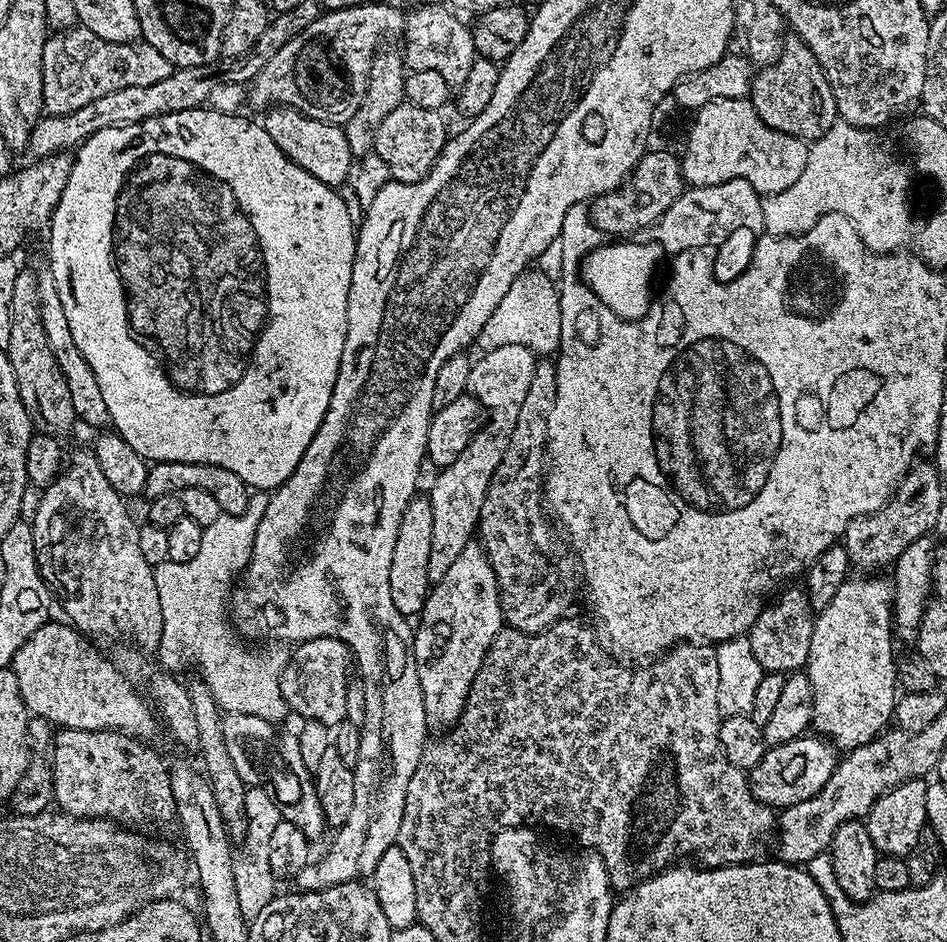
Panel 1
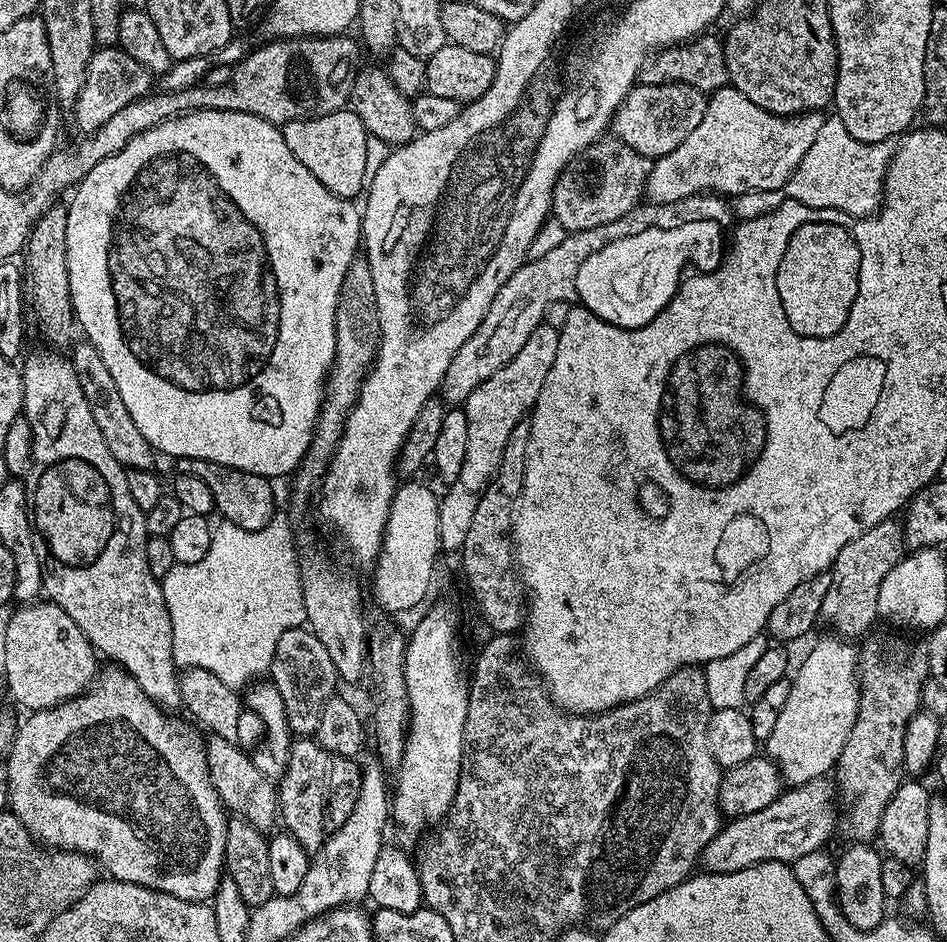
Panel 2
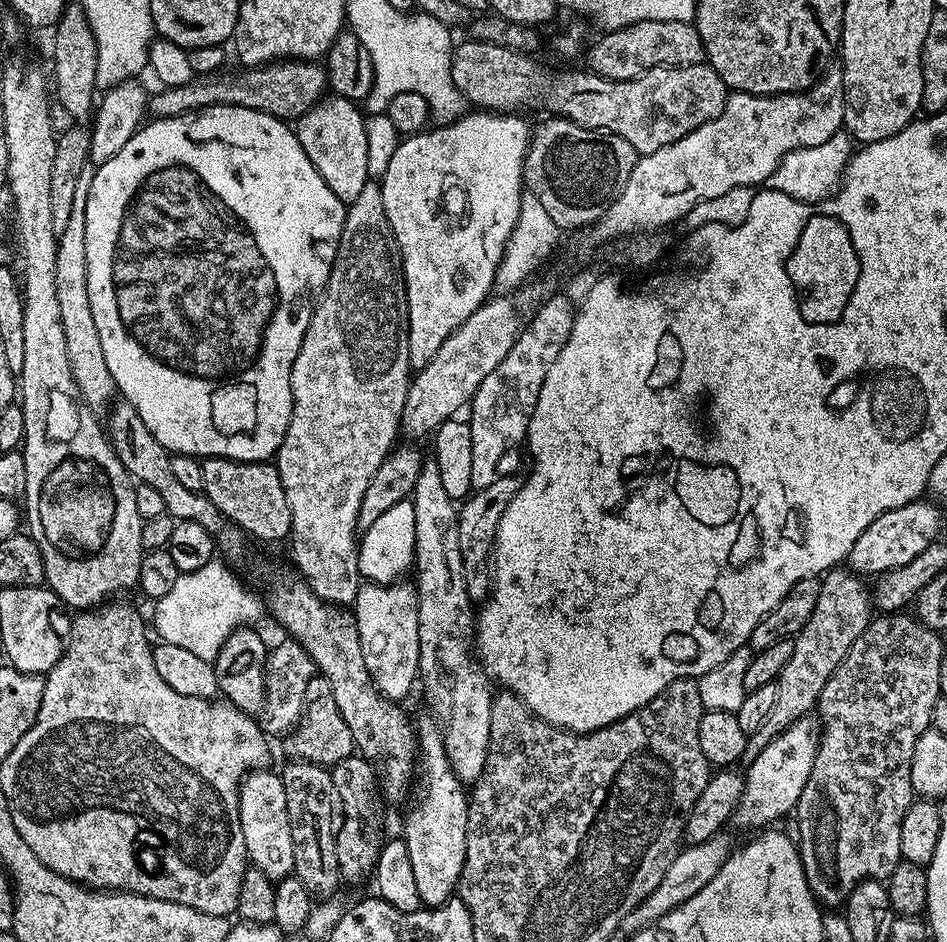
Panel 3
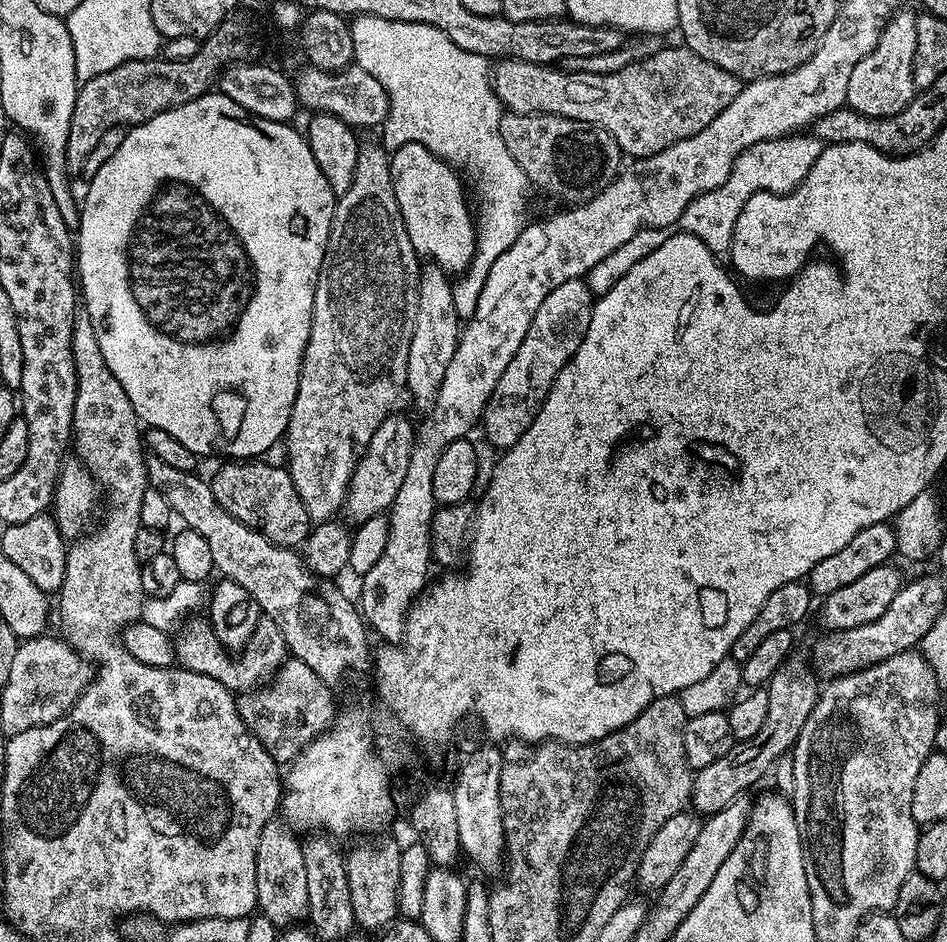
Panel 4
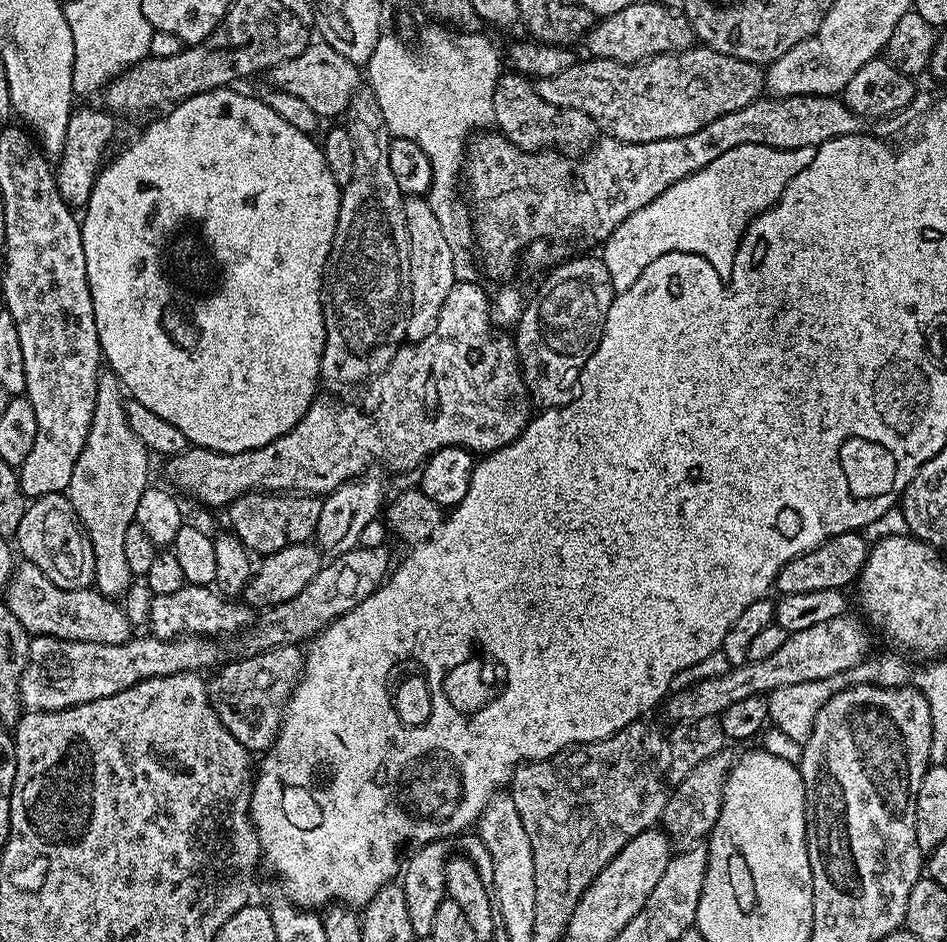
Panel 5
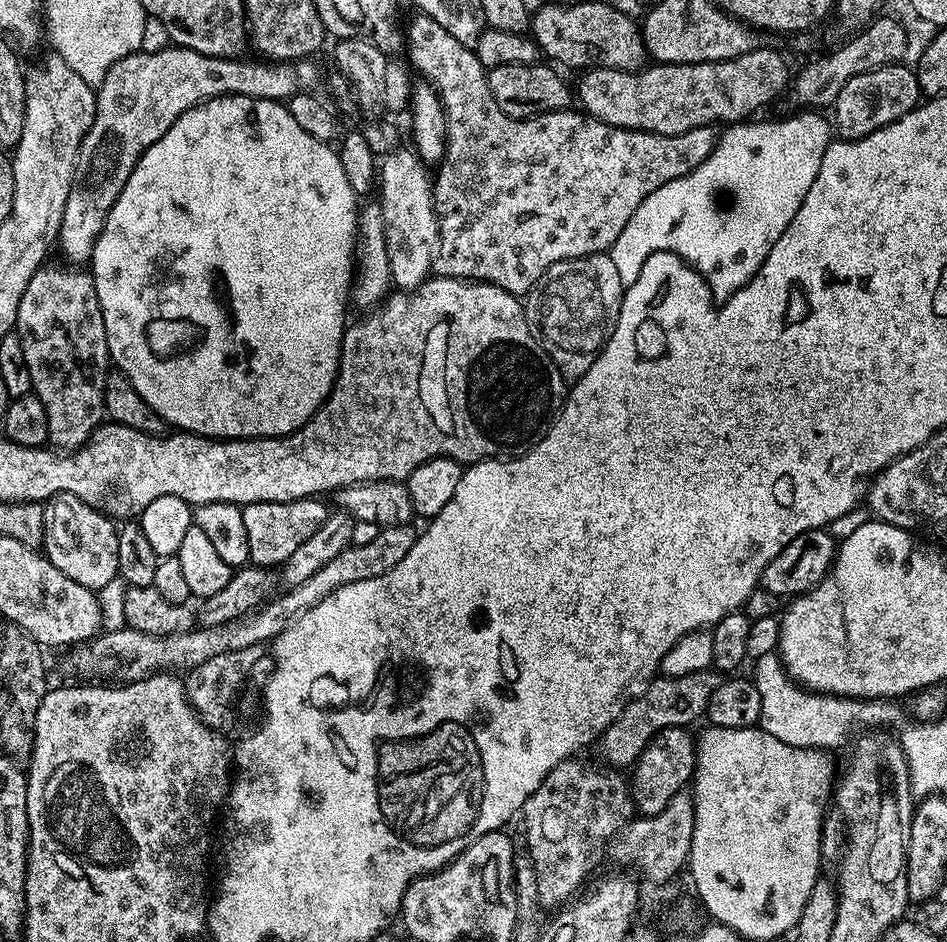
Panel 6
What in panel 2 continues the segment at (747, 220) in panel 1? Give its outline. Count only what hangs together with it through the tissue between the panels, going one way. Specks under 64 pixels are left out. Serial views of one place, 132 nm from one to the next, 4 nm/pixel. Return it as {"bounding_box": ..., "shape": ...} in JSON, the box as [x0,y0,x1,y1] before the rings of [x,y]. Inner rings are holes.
{"bounding_box":[439,194,730,406],"shape":[[[716,194],[687,196],[678,202],[665,204],[641,202],[626,214],[622,214],[622,218],[614,218],[614,222],[606,222],[602,226],[594,226],[581,232],[568,232],[562,238],[562,243],[543,258],[525,260],[523,266],[514,270],[514,274],[510,274],[502,290],[498,290],[478,330],[474,330],[474,334],[470,334],[470,338],[462,342],[454,358],[450,358],[450,366],[446,370],[444,381],[439,386],[443,399],[452,406],[463,405],[464,401],[470,398],[470,394],[474,394],[474,390],[478,390],[478,386],[482,386],[482,382],[490,378],[490,374],[498,374],[498,370],[502,370],[502,366],[506,366],[506,362],[510,362],[510,358],[514,358],[514,354],[518,354],[518,350],[526,346],[526,338],[534,334],[539,324],[545,323],[548,307],[555,300],[575,301],[577,299],[575,275],[578,274],[580,264],[595,251],[601,250],[610,242],[633,237],[634,234],[655,227],[670,230],[671,227],[703,219],[723,221],[724,215],[727,217],[730,212],[729,205],[723,202],[725,203]]]}

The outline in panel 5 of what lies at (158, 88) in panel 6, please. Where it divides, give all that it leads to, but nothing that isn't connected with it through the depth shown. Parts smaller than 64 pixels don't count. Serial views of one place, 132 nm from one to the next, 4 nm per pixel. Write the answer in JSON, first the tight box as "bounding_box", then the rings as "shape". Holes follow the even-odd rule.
{"bounding_box":[270,42,362,118],"shape":[[[312,42],[306,50],[302,50],[302,54],[298,54],[298,58],[290,58],[271,68],[270,84],[273,89],[285,91],[286,94],[297,97],[299,101],[306,102],[319,118],[325,116],[340,118],[348,111],[348,103],[361,87],[362,76],[356,72],[359,72],[357,65],[342,58],[338,50],[323,42]]]}

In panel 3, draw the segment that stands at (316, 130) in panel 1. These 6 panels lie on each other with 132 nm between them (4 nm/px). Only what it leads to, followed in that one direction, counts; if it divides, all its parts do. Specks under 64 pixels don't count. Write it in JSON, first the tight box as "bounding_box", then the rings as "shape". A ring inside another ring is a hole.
{"bounding_box":[294,94,370,202],"shape":[[[328,94],[294,124],[298,142],[302,142],[302,150],[306,150],[306,158],[314,162],[314,170],[322,174],[322,182],[345,202],[358,198],[362,186],[370,182],[366,170],[366,116],[356,108],[359,107],[353,101]]]}

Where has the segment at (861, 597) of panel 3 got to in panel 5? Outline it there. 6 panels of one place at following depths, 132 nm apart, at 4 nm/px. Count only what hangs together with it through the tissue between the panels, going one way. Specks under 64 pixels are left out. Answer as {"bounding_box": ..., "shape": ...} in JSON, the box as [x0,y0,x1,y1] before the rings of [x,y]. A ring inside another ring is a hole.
{"bounding_box":[662,750,734,850],"shape":[[[725,750],[706,758],[706,762],[698,762],[698,766],[694,766],[694,770],[690,770],[690,774],[686,774],[686,778],[682,778],[682,782],[675,785],[669,795],[662,817],[662,831],[672,841],[673,849],[683,850],[703,845],[712,833],[724,801],[724,779],[728,777],[734,763],[734,756],[730,752]]]}

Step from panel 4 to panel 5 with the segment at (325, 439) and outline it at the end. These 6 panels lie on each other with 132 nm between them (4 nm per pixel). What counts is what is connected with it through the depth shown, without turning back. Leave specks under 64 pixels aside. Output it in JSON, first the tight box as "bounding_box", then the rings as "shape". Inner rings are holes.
{"bounding_box":[320,91,412,384],"shape":[[[357,91],[342,117],[342,127],[350,134],[350,142],[354,142],[354,175],[348,184],[343,185],[340,193],[338,226],[334,230],[328,267],[324,269],[322,299],[326,338],[320,363],[320,380],[329,380],[332,384],[356,384],[359,380],[364,382],[373,374],[383,372],[397,348],[405,343],[412,299],[410,250],[404,217],[405,197],[394,178],[394,170],[390,170],[392,140],[372,91]]]}

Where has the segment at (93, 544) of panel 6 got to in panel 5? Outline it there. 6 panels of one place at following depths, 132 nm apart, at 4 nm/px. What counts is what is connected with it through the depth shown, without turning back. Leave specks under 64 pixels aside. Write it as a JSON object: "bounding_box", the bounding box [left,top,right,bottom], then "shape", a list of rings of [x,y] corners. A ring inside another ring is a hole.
{"bounding_box":[14,492,94,590],"shape":[[[55,492],[54,494],[35,497],[25,507],[24,513],[22,514],[22,522],[18,522],[18,530],[14,537],[14,544],[18,552],[18,547],[20,547],[20,552],[24,555],[21,557],[27,563],[38,566],[38,570],[42,570],[42,574],[46,574],[46,578],[50,578],[50,582],[54,582],[54,586],[62,586],[66,590],[93,587],[94,550],[85,537],[82,531],[82,525],[76,518],[74,506],[68,501],[65,493]]]}

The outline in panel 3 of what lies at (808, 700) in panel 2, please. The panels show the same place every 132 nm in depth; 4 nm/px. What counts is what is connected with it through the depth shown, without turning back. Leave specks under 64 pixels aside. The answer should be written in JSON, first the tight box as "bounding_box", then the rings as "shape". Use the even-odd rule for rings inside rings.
{"bounding_box":[730,718,818,830],"shape":[[[805,718],[794,722],[782,734],[778,734],[778,738],[774,738],[766,746],[766,750],[762,750],[762,754],[758,754],[758,758],[754,758],[747,765],[748,772],[744,776],[744,789],[742,790],[742,798],[738,802],[738,806],[734,810],[730,821],[731,827],[736,828],[756,828],[752,830],[764,830],[775,820],[783,821],[784,815],[791,813],[796,807],[798,798],[802,794],[802,786],[806,786],[806,778],[810,778],[810,766],[814,766],[814,754],[818,743],[818,724],[815,719]]]}

